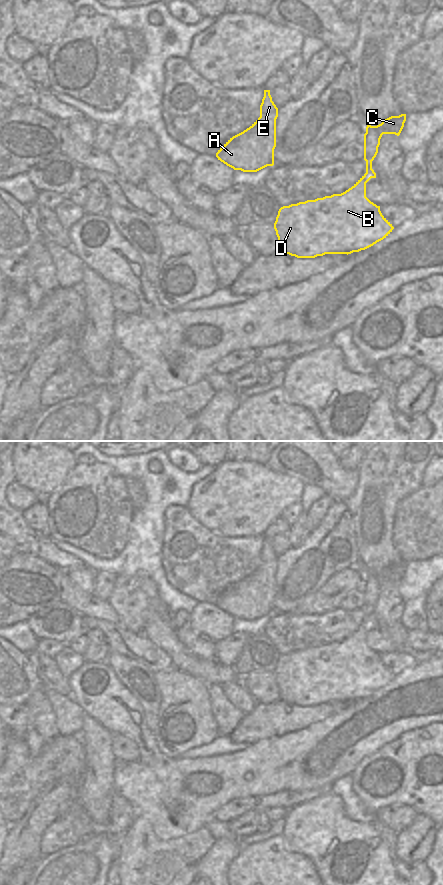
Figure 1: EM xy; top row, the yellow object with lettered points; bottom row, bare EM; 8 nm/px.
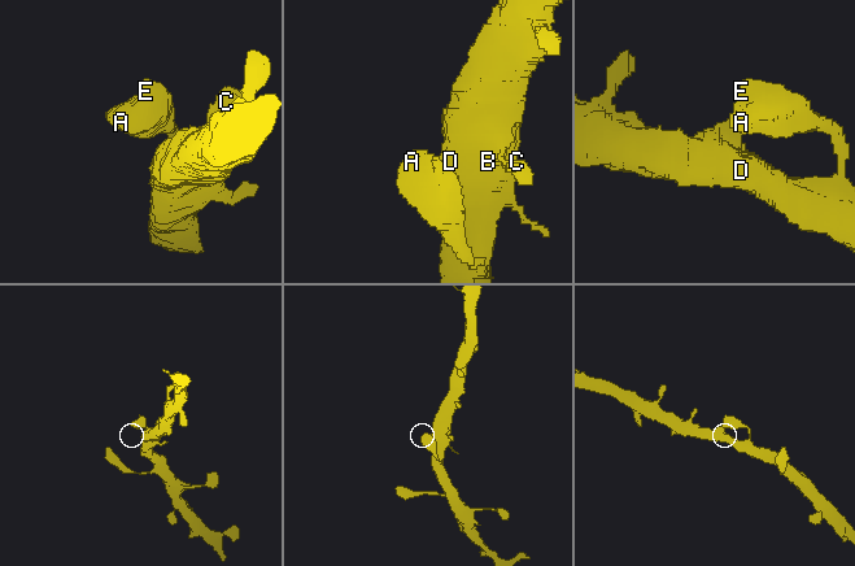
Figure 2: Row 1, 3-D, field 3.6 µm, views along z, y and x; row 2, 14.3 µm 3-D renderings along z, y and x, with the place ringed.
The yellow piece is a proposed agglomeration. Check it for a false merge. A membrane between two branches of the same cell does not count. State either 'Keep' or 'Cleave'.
Keep.

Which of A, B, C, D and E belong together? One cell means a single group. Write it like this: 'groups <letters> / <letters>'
groups A B C D E

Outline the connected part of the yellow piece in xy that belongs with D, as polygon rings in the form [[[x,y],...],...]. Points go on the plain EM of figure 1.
[[[406,562],[391,564],[377,574],[367,573],[364,582],[364,608],[366,621],[348,638],[315,648],[307,648],[279,657],[274,677],[280,698],[297,706],[315,706],[325,702],[351,702],[365,698],[386,686],[394,677],[377,654],[366,645],[366,631],[376,626],[372,609],[378,601],[383,582],[400,583]]]

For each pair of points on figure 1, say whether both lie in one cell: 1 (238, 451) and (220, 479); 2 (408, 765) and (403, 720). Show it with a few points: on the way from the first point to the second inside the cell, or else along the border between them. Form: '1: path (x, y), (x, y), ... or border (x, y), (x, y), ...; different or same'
1: border (226, 459), (233, 461), (247, 460); different
2: border (426, 725), (405, 731), (384, 745); different

